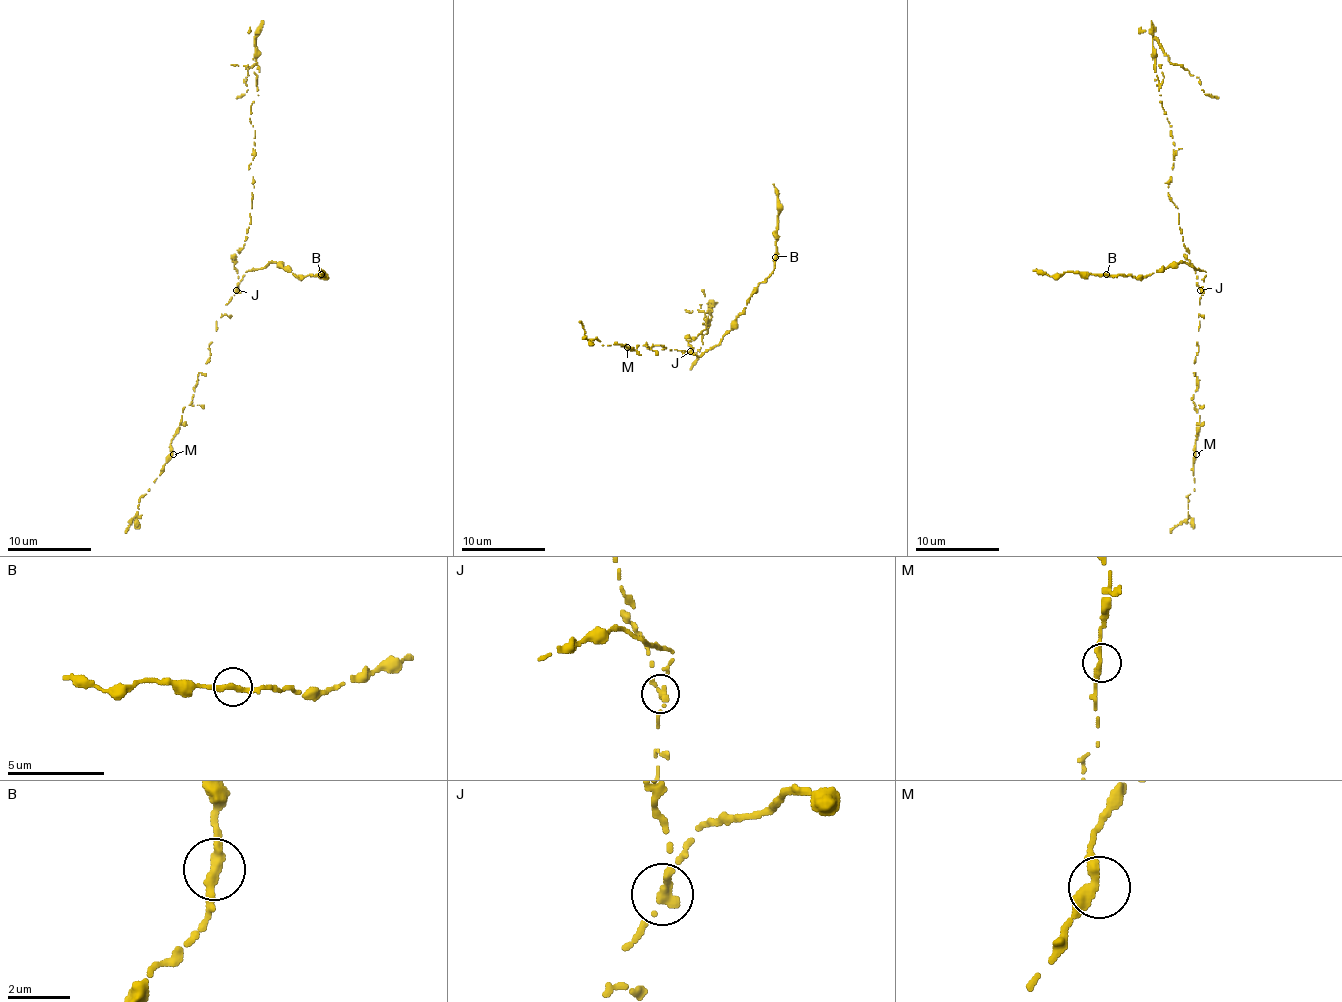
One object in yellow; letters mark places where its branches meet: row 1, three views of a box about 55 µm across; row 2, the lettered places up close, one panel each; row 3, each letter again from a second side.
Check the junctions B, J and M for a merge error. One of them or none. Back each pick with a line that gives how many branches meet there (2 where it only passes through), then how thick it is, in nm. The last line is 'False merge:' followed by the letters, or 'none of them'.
J: 2 branches meet; 300 nm thick
False merge: J

